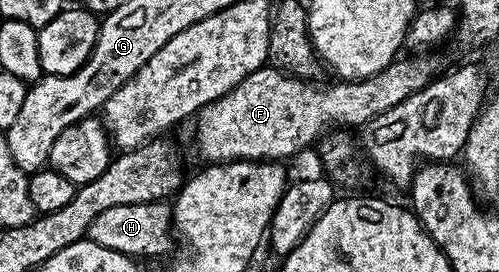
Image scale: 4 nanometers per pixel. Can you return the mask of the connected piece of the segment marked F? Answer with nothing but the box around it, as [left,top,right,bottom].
[195,59,438,164]

